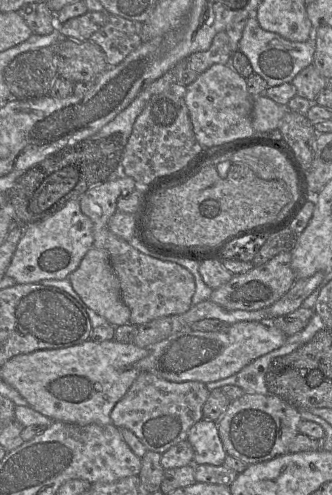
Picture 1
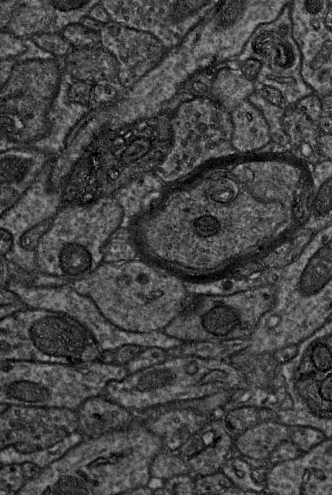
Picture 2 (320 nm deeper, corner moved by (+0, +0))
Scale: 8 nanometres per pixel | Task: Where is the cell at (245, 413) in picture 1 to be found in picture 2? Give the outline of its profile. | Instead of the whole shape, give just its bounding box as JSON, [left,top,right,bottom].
[234,421,291,460]

